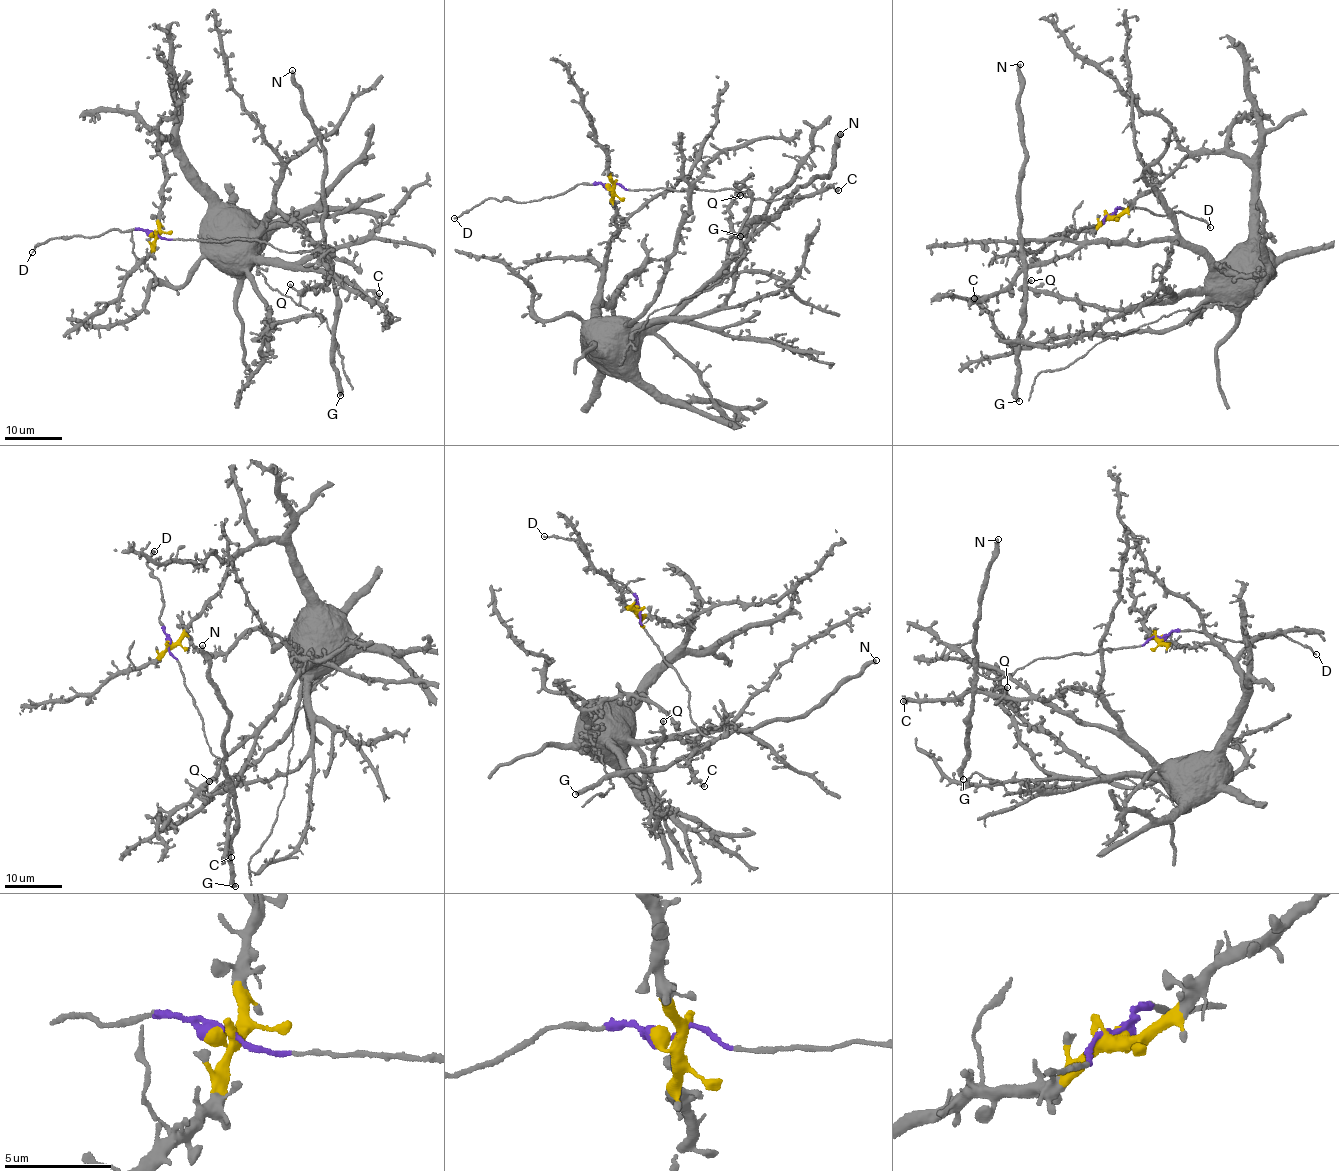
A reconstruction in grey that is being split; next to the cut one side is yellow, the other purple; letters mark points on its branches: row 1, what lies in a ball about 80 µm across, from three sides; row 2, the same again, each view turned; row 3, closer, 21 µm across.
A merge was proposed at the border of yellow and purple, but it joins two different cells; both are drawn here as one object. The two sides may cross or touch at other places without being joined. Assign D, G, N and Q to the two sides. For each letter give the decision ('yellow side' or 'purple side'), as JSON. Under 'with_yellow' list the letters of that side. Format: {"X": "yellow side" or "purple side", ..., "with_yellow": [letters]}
{"D": "purple side", "G": "purple side", "N": "purple side", "Q": "yellow side", "with_yellow": ["Q"]}

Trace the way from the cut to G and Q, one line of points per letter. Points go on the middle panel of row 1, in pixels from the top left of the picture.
G: (612, 185), (636, 191), (727, 188), (772, 201), (787, 195), (787, 204), (777, 214), (746, 226), (740, 235)
Q: (610, 185), (620, 230), (591, 311), (609, 335), (724, 302), (741, 257), (750, 195), (741, 195)

